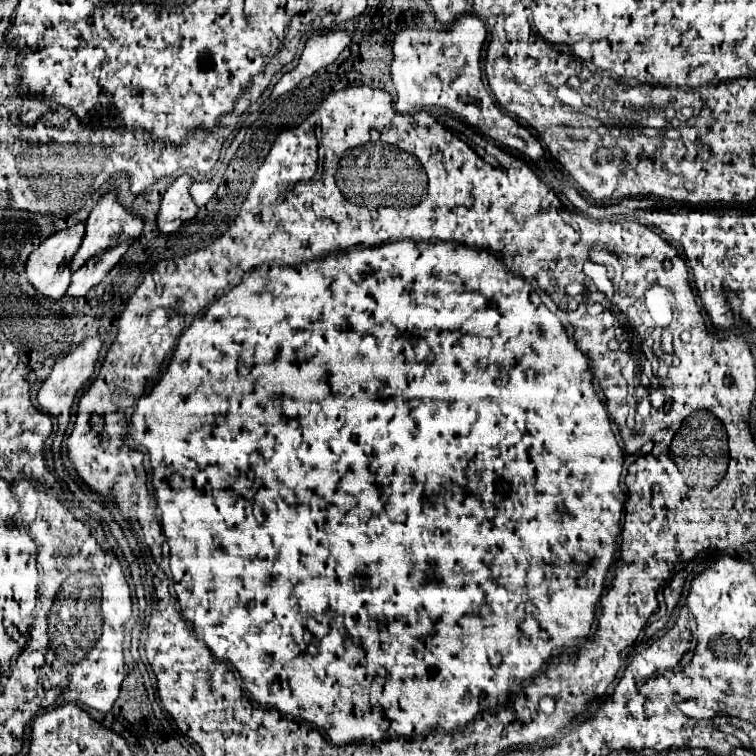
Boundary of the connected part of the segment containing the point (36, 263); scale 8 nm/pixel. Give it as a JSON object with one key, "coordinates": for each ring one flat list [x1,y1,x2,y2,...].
{"coordinates":[[75,224,71,228,65,228,65,230,51,234,37,250,31,252,29,260,25,262,25,274,39,296,49,298,49,300,59,300,61,296,65,296,65,290,71,282,71,272,67,266,69,266,69,260,73,258,73,254,77,252,83,234,85,234,85,226]]}

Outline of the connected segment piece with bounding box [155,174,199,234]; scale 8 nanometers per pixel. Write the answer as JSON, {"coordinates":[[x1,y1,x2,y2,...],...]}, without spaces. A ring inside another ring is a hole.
{"coordinates":[[183,174,179,176,163,194,159,212,157,212,157,228,161,234,173,234,177,232,185,222,193,220,197,216,197,206,193,204,189,196,189,186,191,186,191,176]]}

